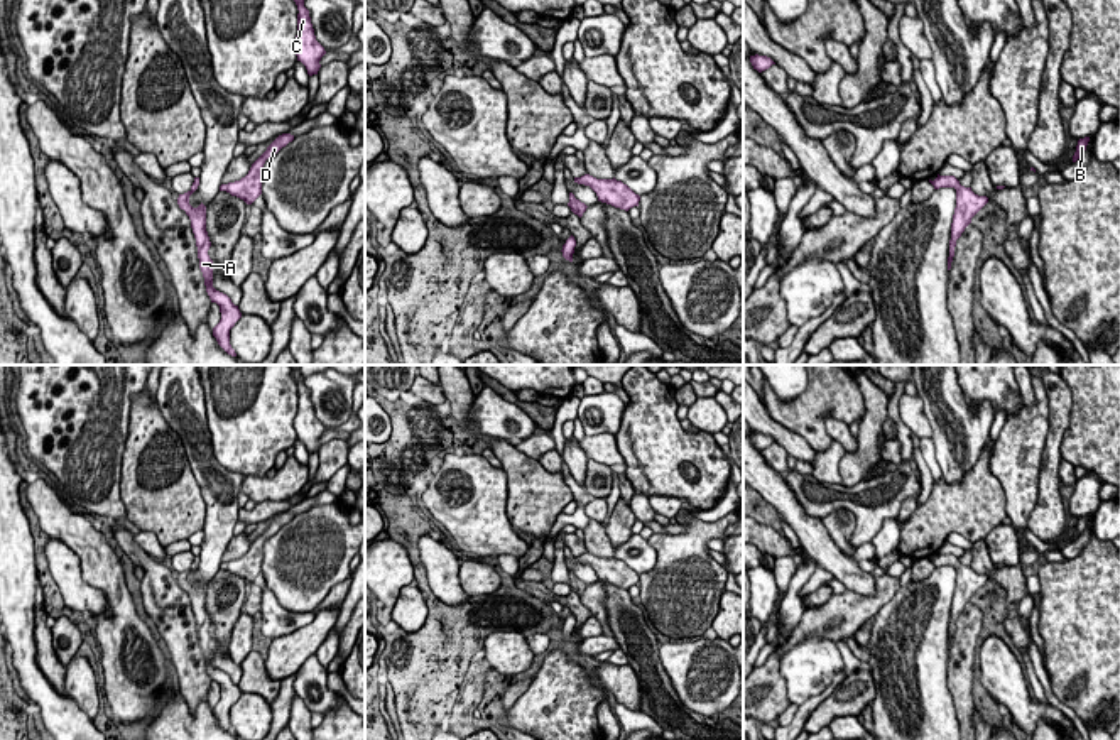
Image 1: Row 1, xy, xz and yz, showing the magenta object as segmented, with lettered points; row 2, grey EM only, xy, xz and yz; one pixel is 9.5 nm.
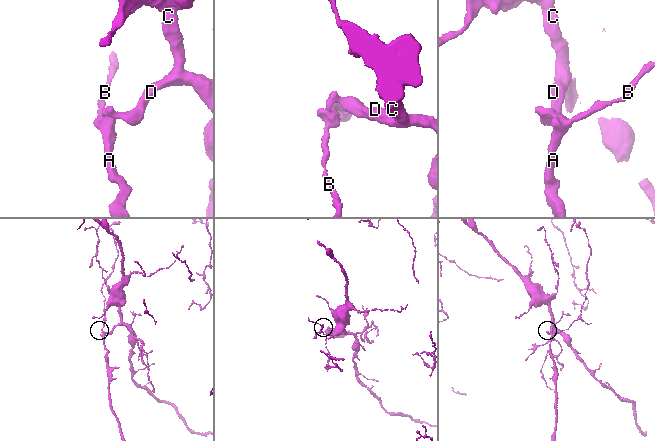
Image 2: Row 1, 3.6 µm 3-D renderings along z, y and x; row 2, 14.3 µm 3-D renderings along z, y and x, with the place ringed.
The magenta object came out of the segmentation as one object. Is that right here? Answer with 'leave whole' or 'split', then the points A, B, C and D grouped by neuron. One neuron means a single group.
leave whole | A B C D

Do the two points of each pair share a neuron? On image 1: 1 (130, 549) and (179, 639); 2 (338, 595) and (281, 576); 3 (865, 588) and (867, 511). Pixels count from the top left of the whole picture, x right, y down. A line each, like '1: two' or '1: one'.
1: one
2: two
3: two

